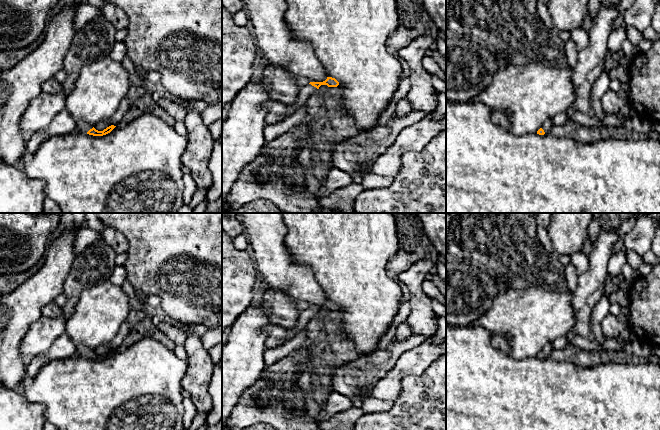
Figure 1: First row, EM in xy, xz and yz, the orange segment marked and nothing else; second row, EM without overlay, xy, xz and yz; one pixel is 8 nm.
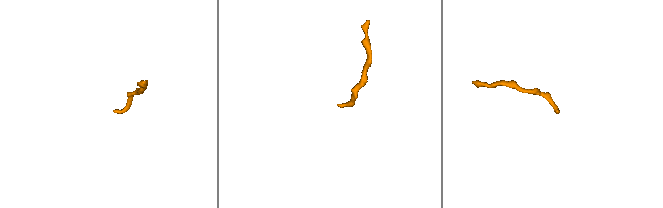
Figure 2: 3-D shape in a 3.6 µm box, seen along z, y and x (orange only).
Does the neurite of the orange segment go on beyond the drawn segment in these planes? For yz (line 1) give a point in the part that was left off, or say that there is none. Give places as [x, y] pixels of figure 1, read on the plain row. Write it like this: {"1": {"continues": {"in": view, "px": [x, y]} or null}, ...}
{"1": {"continues": {"in": "yz", "px": [548, 348]}}}

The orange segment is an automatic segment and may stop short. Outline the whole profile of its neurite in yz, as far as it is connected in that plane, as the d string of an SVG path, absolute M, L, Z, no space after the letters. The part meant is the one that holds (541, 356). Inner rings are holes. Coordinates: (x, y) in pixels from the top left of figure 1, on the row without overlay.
M548 342L544 346L544 348L542 349L542 351L537 355L537 358L539 358L539 359L550 358L552 352L554 351L552 345L553 345L553 342Z

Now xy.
M79 344L76 346L76 357L89 358L93 360L103 360L110 357L116 350L111 349L104 353L103 355L98 355L93 349L89 348L84 344Z

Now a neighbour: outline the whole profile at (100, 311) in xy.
M106 281L82 292L65 332L75 346L84 344L95 350L113 340L130 311L129 296Z

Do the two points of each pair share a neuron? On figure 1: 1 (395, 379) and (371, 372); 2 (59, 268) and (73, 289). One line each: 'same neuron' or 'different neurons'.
1: different neurons
2: different neurons

